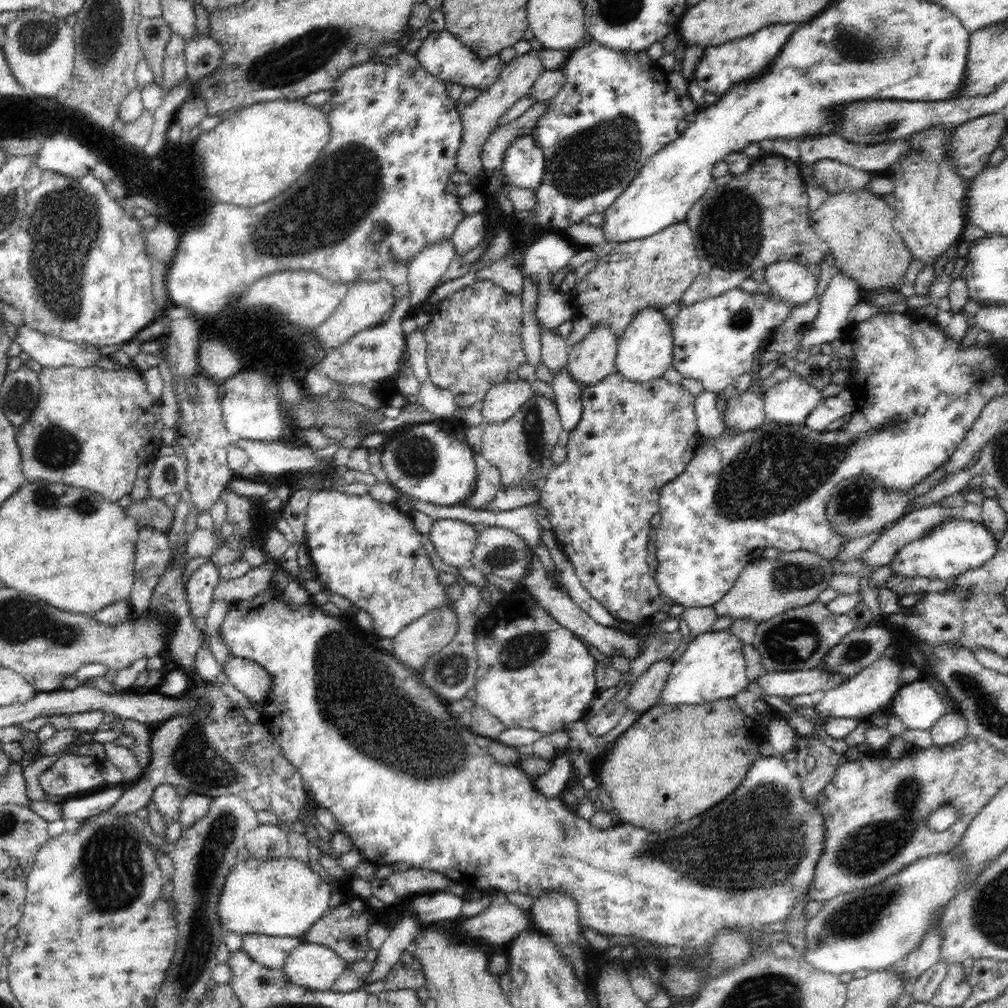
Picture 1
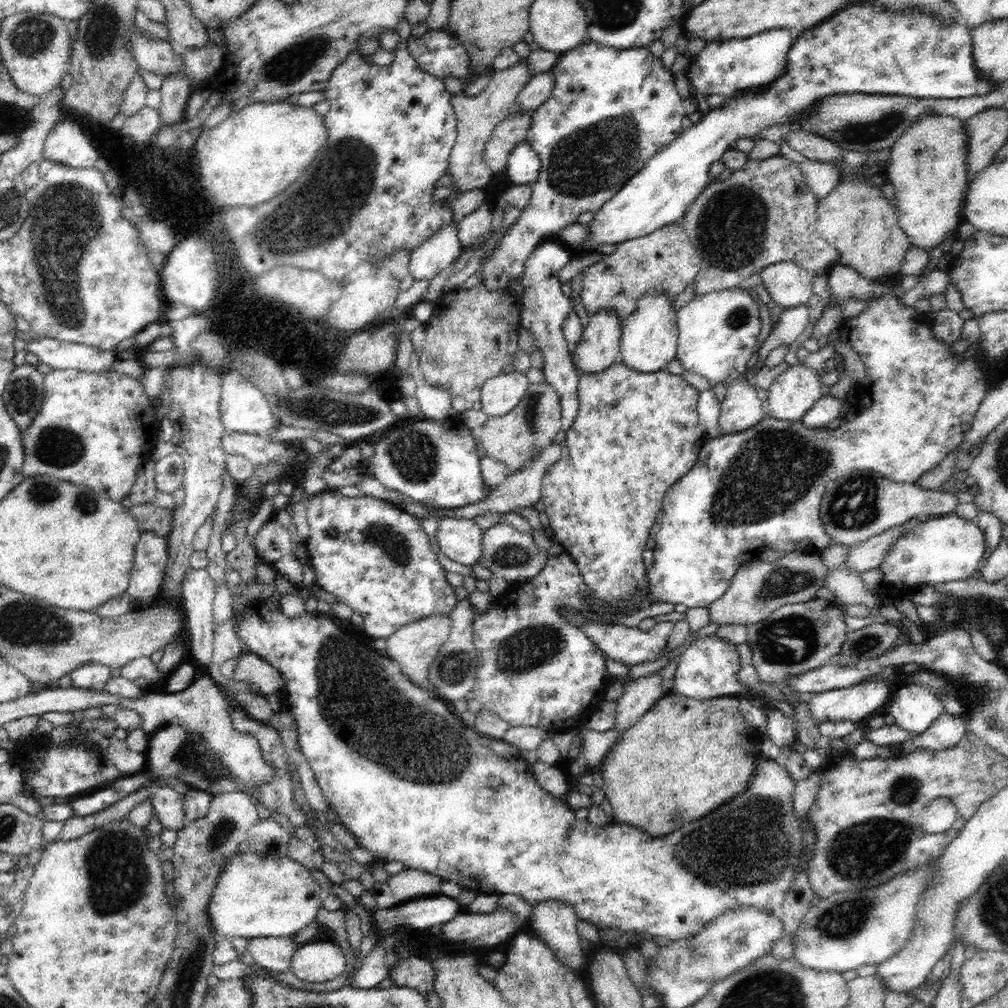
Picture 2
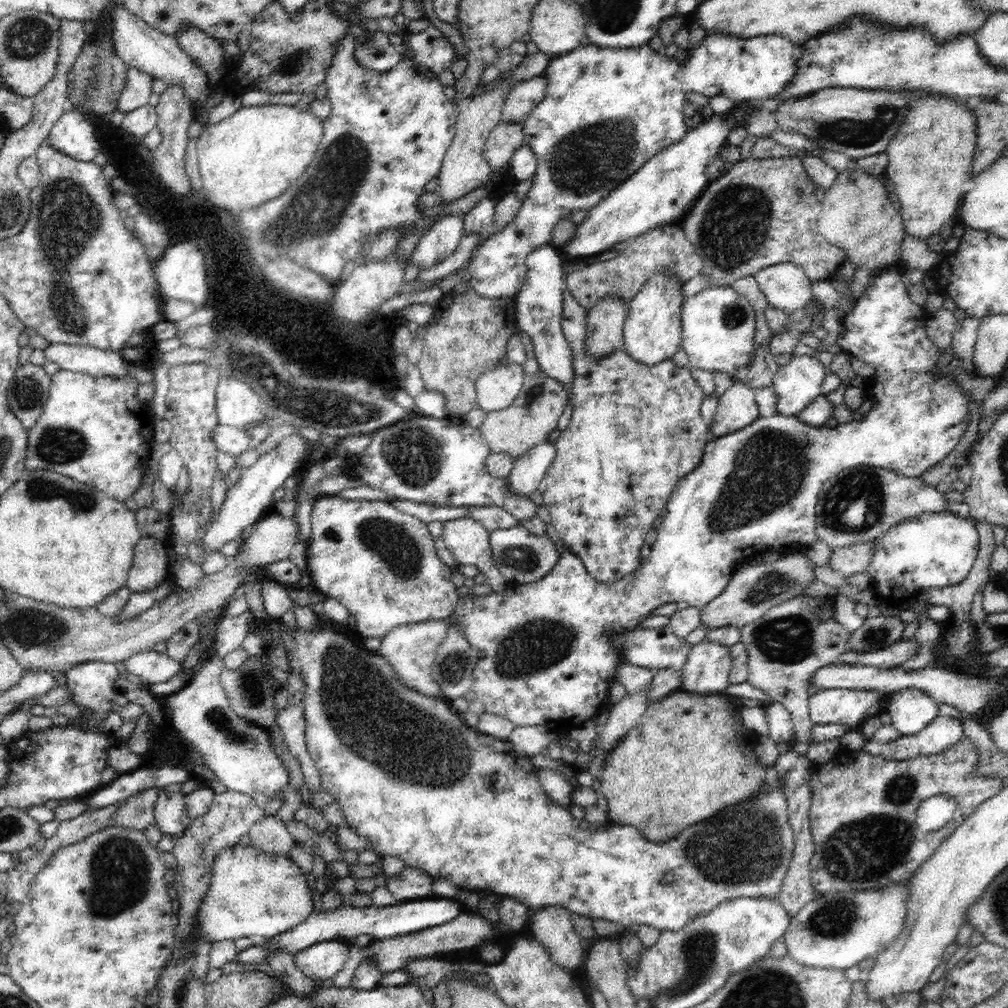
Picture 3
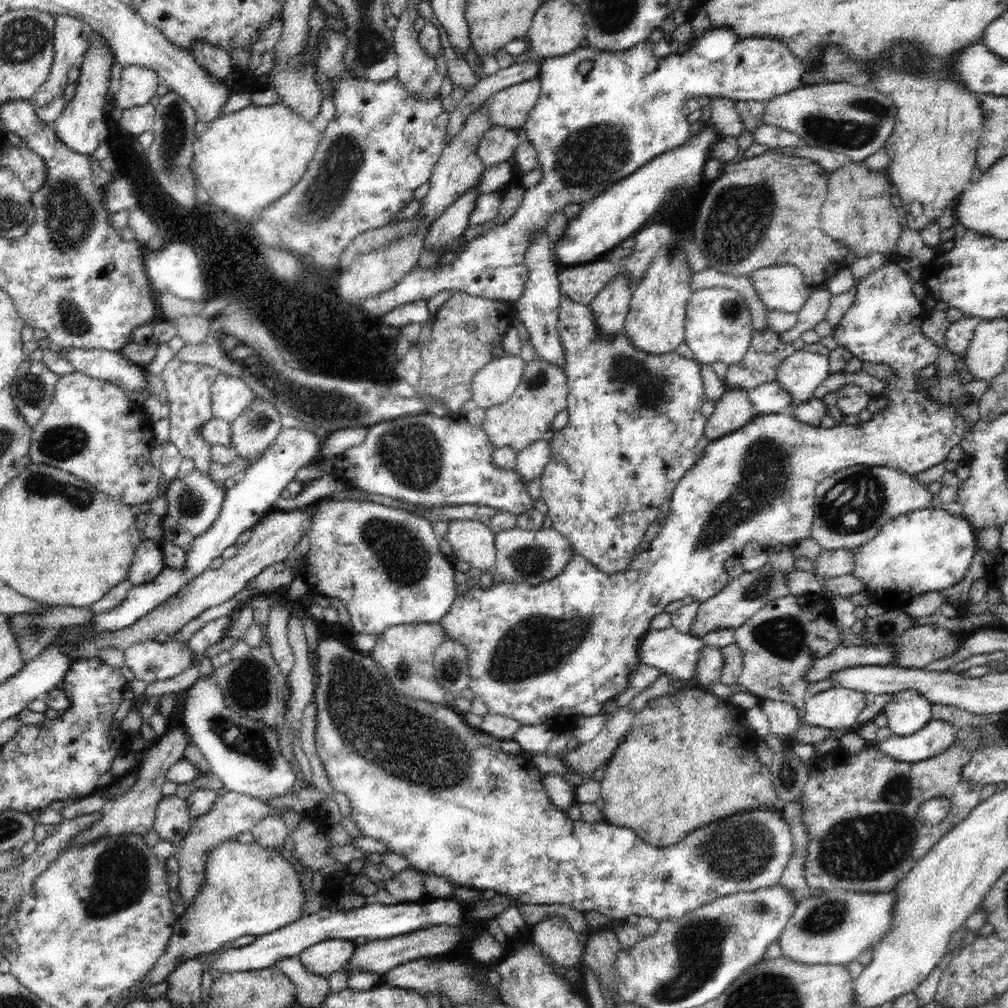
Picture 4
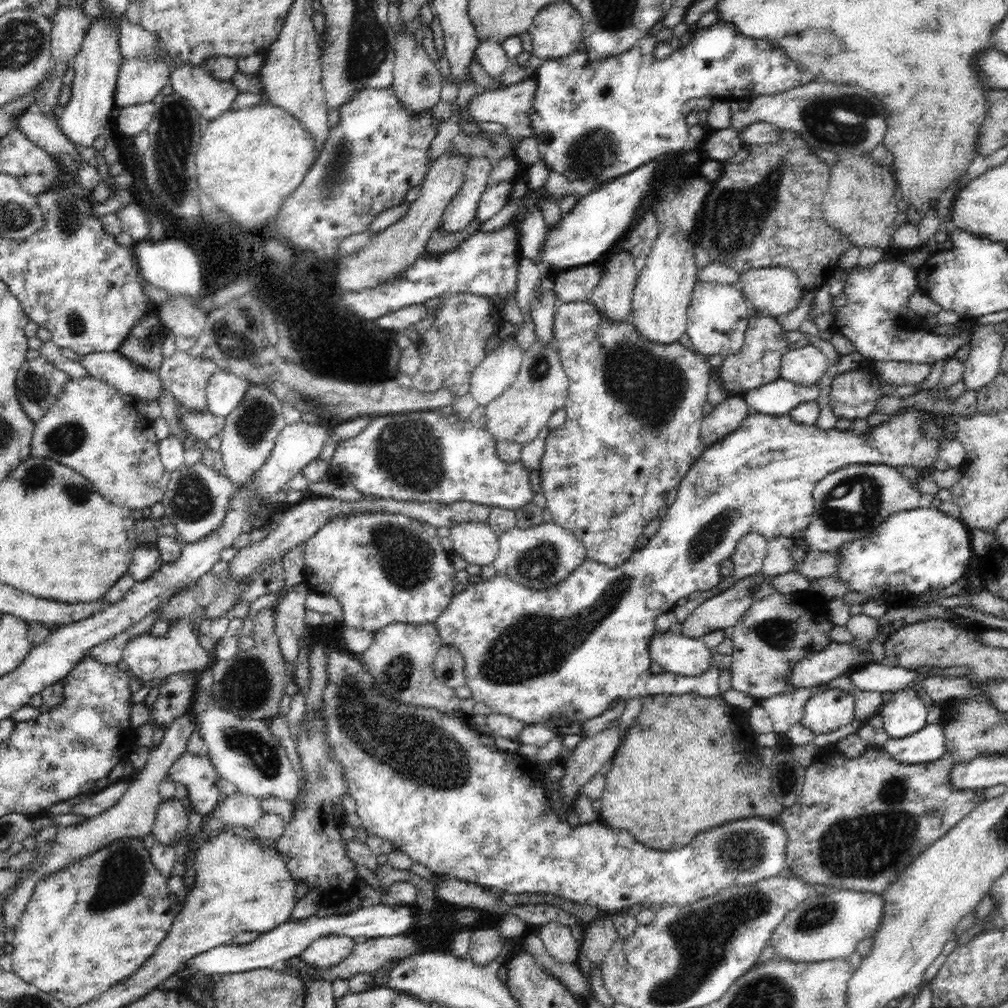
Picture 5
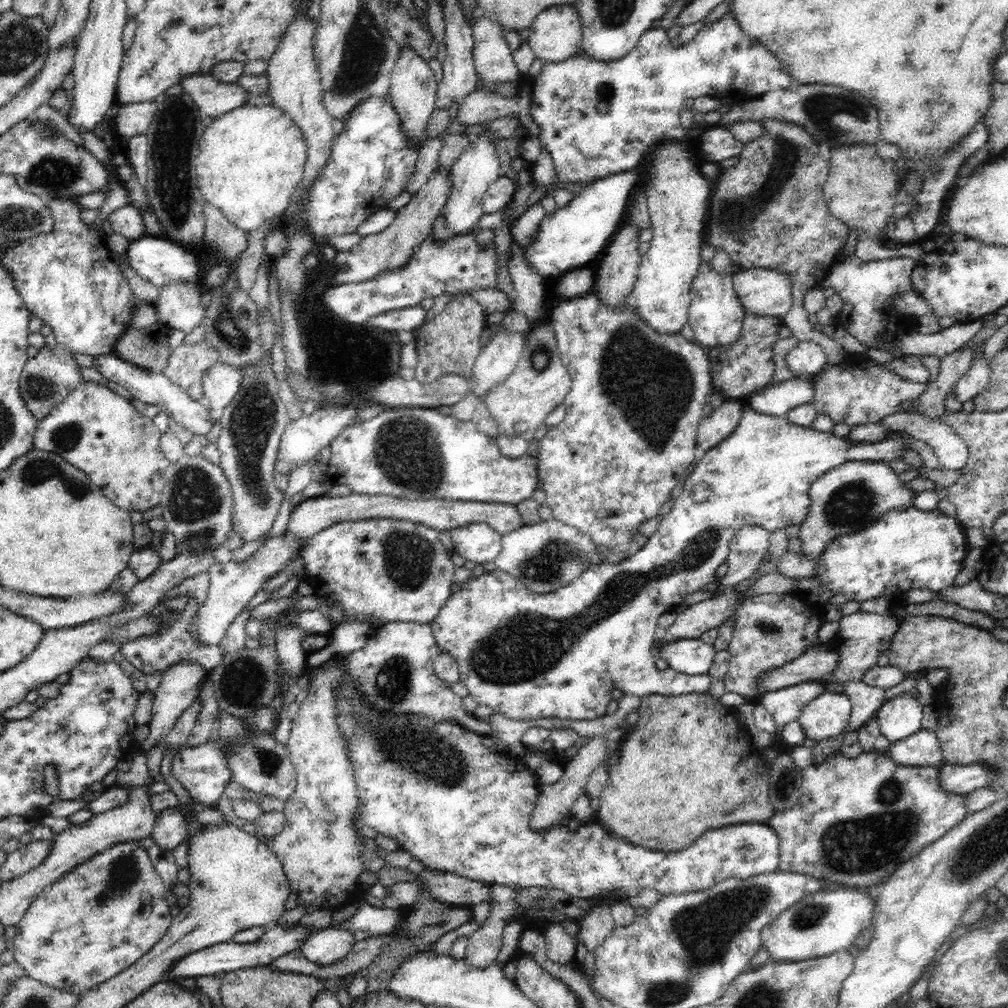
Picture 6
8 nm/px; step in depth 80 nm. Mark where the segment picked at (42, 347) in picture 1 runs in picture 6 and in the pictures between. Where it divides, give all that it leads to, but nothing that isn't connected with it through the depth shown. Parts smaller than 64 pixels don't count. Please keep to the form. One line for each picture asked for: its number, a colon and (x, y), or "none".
2: (60, 355)
3: (81, 359)
4: (104, 365)
5: (110, 367)
6: (148, 386)

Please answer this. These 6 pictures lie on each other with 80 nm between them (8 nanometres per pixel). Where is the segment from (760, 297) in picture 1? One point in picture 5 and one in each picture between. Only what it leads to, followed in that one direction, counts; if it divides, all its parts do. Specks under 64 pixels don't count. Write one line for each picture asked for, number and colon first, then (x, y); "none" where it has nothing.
2: (718, 332)
3: (718, 325)
4: (719, 327)
5: (718, 317)

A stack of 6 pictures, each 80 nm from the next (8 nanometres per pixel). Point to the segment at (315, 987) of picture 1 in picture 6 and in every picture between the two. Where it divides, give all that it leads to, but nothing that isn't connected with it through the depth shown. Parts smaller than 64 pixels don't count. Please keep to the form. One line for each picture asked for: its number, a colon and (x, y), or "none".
2: (320, 961)
3: (321, 961)
4: (325, 957)
5: (325, 952)
6: (325, 947)

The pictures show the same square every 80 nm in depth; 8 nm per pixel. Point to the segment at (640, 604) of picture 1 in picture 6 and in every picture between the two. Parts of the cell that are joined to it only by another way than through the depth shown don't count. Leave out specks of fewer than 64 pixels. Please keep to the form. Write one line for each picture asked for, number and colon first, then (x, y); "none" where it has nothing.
2: (635, 434)
3: (636, 430)
4: (635, 427)
5: (634, 409)
6: (636, 400)

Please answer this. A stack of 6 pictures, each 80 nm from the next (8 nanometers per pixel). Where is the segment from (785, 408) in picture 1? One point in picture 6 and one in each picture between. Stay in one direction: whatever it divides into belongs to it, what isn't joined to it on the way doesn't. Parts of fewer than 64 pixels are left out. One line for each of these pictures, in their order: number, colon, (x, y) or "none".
2: (793, 393)
3: (796, 385)
4: (801, 374)
5: (807, 365)
6: (807, 360)

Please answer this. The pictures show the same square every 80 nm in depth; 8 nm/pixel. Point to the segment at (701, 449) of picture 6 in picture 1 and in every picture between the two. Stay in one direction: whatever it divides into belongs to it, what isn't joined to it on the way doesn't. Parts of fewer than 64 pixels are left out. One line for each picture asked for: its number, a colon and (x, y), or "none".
1: (744, 412)
2: (741, 408)
3: (736, 408)
4: (733, 410)
5: (727, 416)

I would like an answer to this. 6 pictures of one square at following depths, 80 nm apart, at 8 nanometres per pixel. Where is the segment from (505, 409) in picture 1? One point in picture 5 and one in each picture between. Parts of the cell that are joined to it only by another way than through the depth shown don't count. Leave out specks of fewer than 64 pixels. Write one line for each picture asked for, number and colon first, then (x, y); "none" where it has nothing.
2: (499, 395)
3: (496, 389)
4: (494, 383)
5: (500, 368)

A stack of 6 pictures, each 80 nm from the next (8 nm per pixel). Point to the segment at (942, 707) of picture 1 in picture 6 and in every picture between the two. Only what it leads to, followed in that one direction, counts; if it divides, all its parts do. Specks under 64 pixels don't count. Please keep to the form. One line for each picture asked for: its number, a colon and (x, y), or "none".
2: (915, 708)
3: (911, 710)
4: (908, 711)
5: (904, 714)
6: (899, 717)

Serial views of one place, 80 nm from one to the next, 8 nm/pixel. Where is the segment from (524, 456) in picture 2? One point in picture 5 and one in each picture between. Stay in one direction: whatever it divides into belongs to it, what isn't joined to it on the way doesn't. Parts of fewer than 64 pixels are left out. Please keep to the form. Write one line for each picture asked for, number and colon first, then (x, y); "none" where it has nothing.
3: (528, 422)
4: (524, 418)
5: (519, 415)

